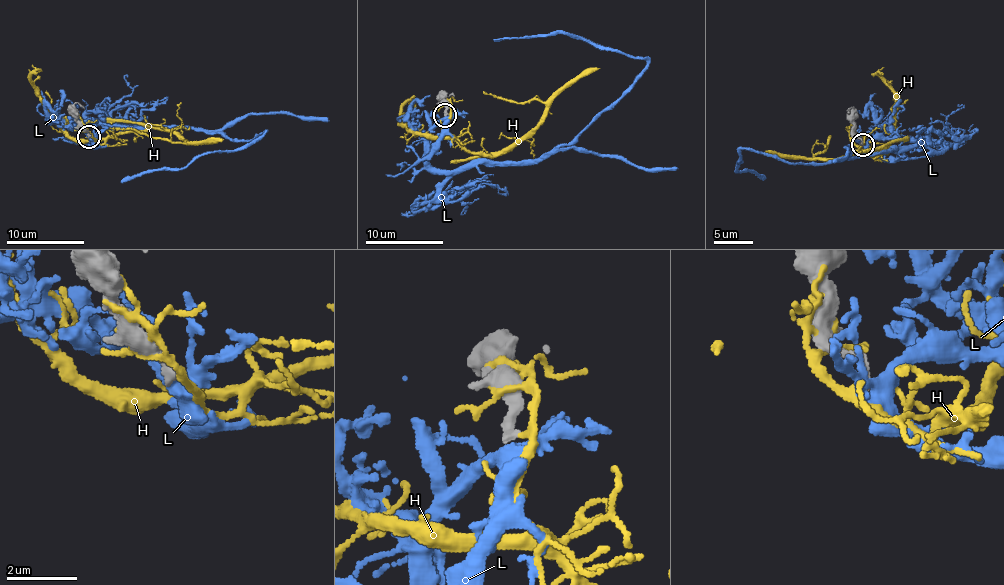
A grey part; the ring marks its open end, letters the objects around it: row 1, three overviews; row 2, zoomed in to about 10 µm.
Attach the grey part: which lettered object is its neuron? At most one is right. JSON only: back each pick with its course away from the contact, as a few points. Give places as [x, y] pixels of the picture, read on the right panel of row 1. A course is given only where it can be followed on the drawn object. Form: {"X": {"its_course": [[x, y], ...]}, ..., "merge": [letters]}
{"merge": []}

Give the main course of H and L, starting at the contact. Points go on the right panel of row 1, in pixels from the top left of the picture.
H: (861, 145), (860, 147), (876, 156), (888, 149), (848, 153), (835, 158), (815, 158), (827, 148), (829, 135)
L: (864, 145), (920, 141), (909, 148), (807, 165), (746, 148), (739, 151), (736, 171), (751, 169), (764, 180)

